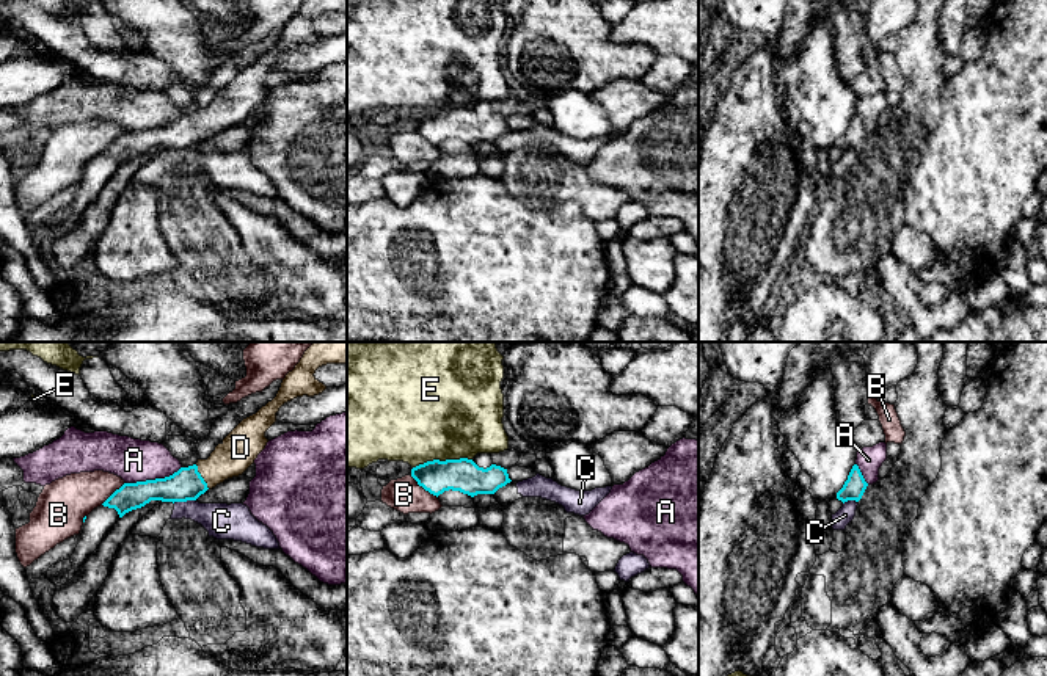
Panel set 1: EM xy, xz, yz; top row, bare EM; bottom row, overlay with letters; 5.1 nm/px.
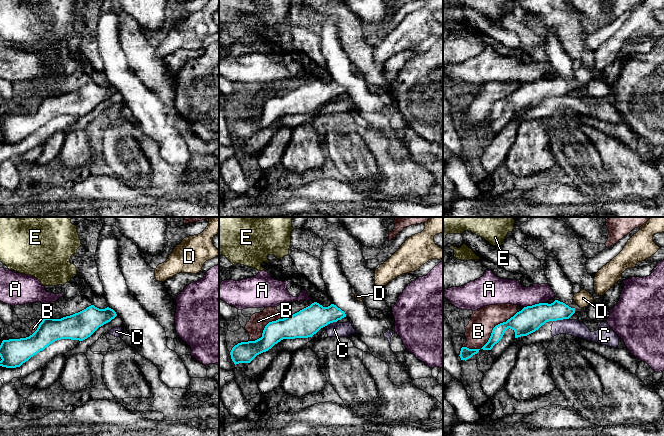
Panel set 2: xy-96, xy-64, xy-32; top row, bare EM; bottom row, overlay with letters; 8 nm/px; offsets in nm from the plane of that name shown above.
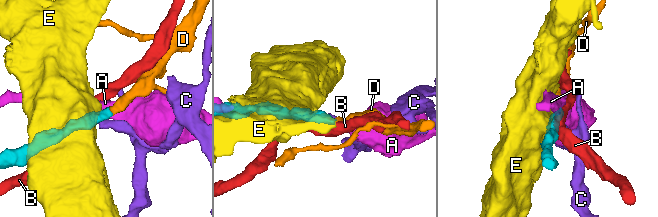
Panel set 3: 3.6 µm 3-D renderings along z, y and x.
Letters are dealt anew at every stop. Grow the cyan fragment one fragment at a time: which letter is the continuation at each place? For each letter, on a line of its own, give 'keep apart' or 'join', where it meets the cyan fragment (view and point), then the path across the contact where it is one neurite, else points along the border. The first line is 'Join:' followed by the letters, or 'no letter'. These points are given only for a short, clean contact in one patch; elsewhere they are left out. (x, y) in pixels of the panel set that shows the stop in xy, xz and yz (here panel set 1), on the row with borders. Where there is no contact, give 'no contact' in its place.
Join: D
A: keep apart | xy (153, 480)
B: keep apart | xz (424, 488)
C: keep apart | xy (184, 501) | along xy (195, 499), (173, 502)
D: join | xy (201, 477) | across xy (187, 483), (201, 477), (214, 471), (239, 449)
E: keep apart | xz (441, 461)

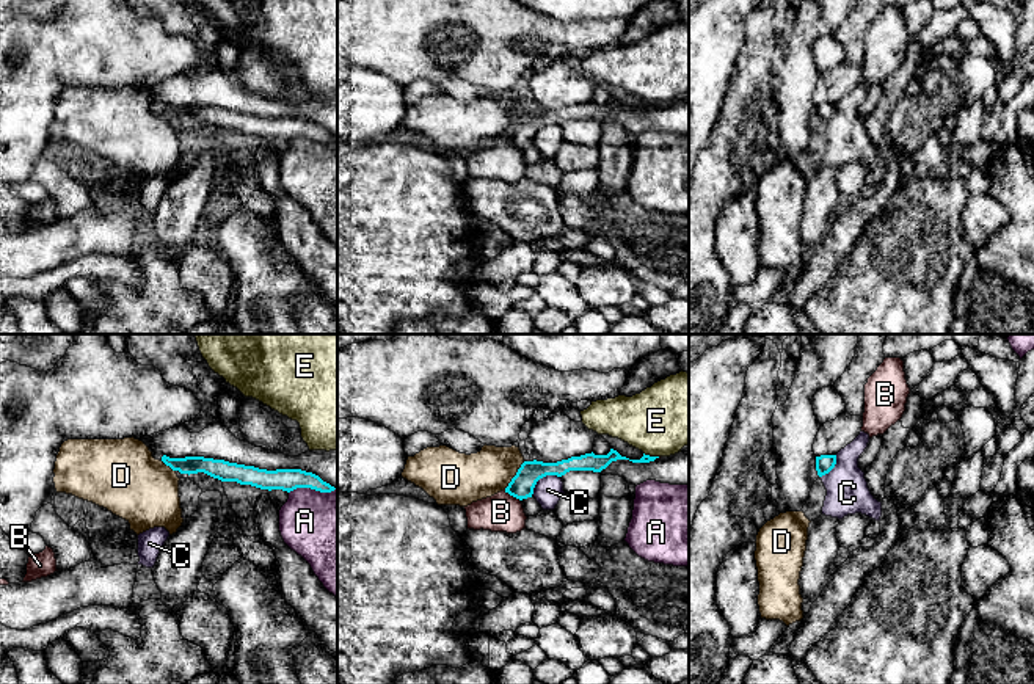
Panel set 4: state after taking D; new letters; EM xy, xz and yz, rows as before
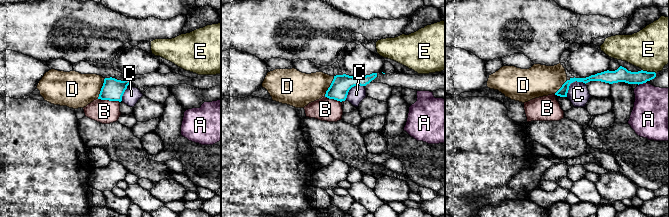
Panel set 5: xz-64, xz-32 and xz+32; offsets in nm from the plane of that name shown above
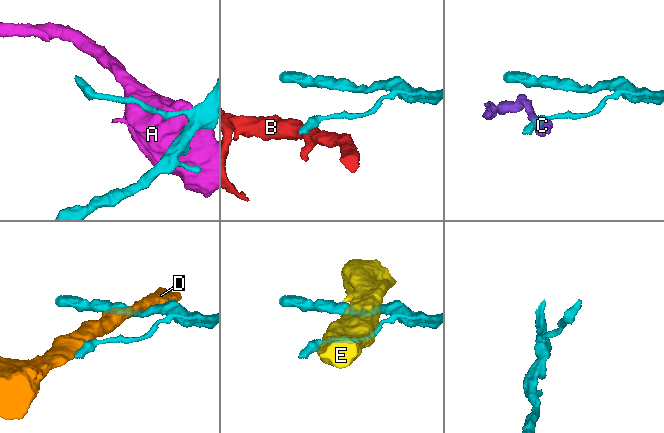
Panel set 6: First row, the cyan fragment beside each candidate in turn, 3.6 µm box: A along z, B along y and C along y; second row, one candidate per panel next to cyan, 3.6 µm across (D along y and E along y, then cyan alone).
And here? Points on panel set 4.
Join: no letter
A: keep apart | xy (313, 488)
B: keep apart | xz (512, 494) | along xz (504, 491), (520, 501)
C: keep apart | xz (542, 477) | along xz (559, 476), (543, 476), (531, 494)
D: keep apart | xz (515, 476)
E: keep apart | xz (651, 457) | along xz (644, 452), (658, 457)

